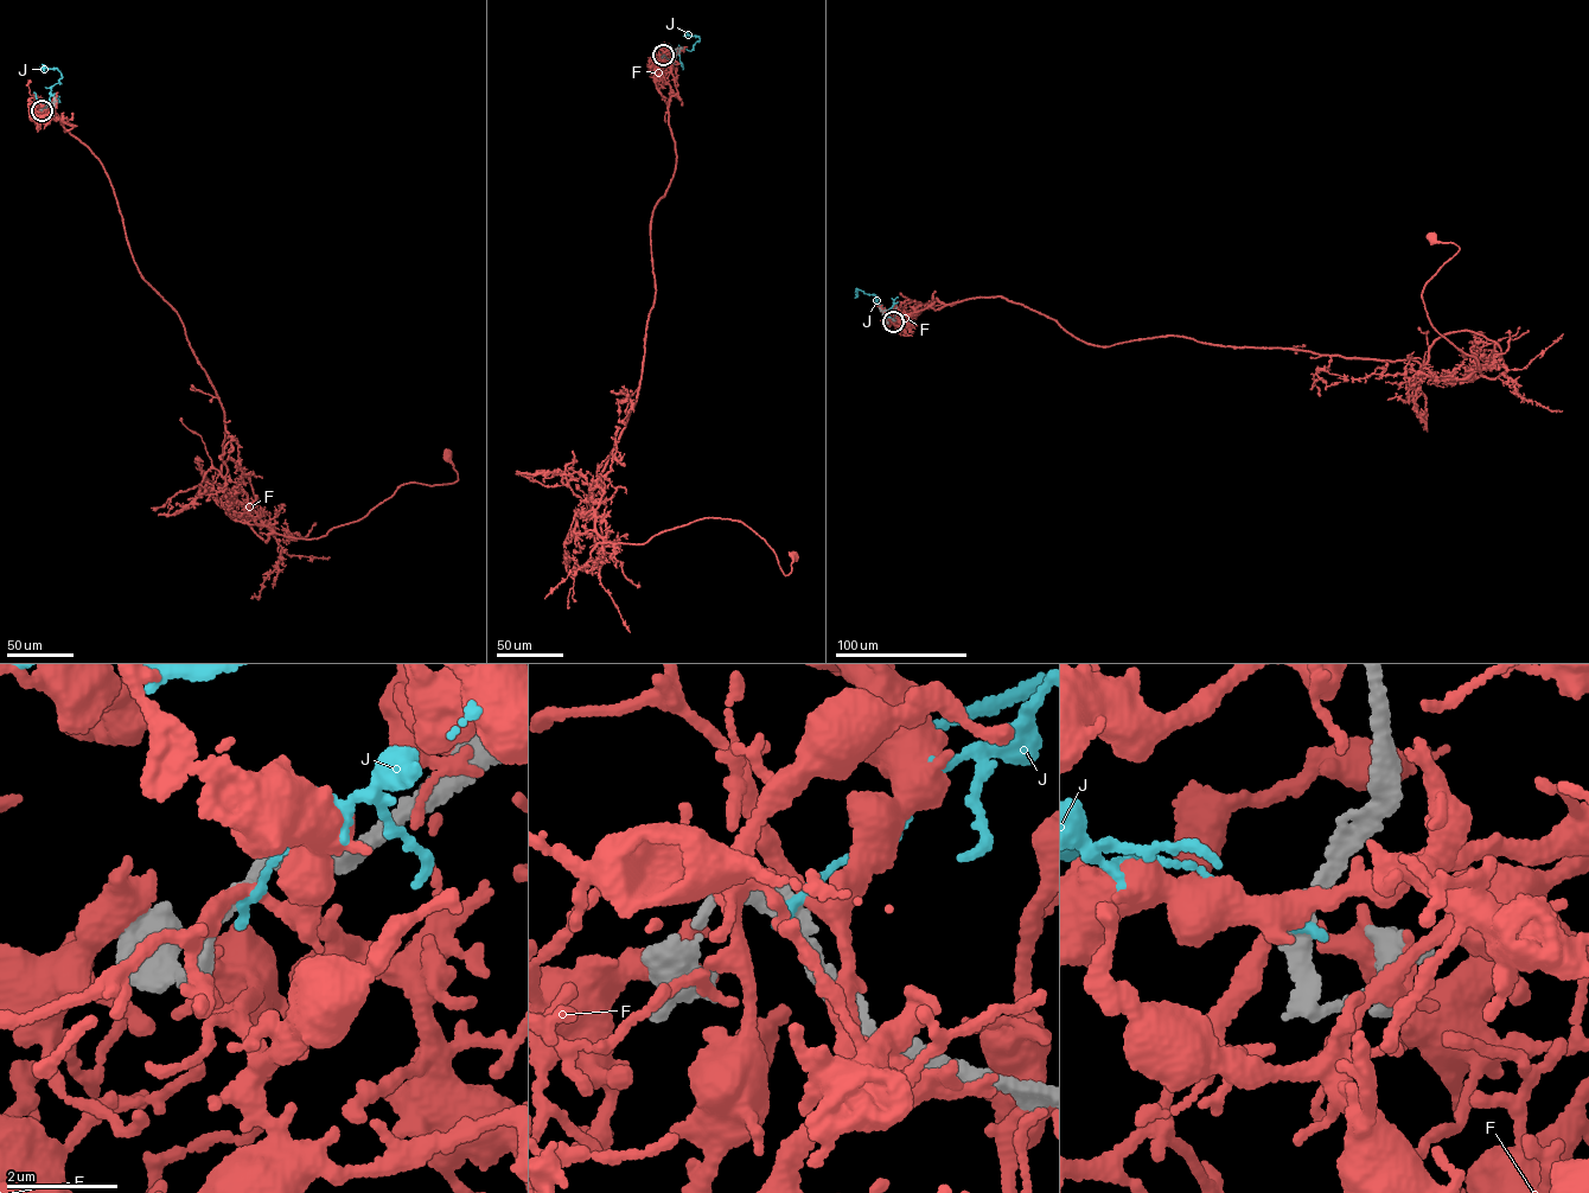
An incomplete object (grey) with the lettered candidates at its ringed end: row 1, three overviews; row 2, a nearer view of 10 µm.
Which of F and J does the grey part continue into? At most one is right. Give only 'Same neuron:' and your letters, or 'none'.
Same neuron: none

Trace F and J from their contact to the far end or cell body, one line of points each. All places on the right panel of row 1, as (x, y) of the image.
F: (892, 319), (1001, 295), (1099, 346), (1423, 365), (1471, 330), (1494, 378), (1430, 321), (1460, 248), (1431, 237)
J: (893, 319), (885, 316), (874, 294), (856, 289), (857, 295)

